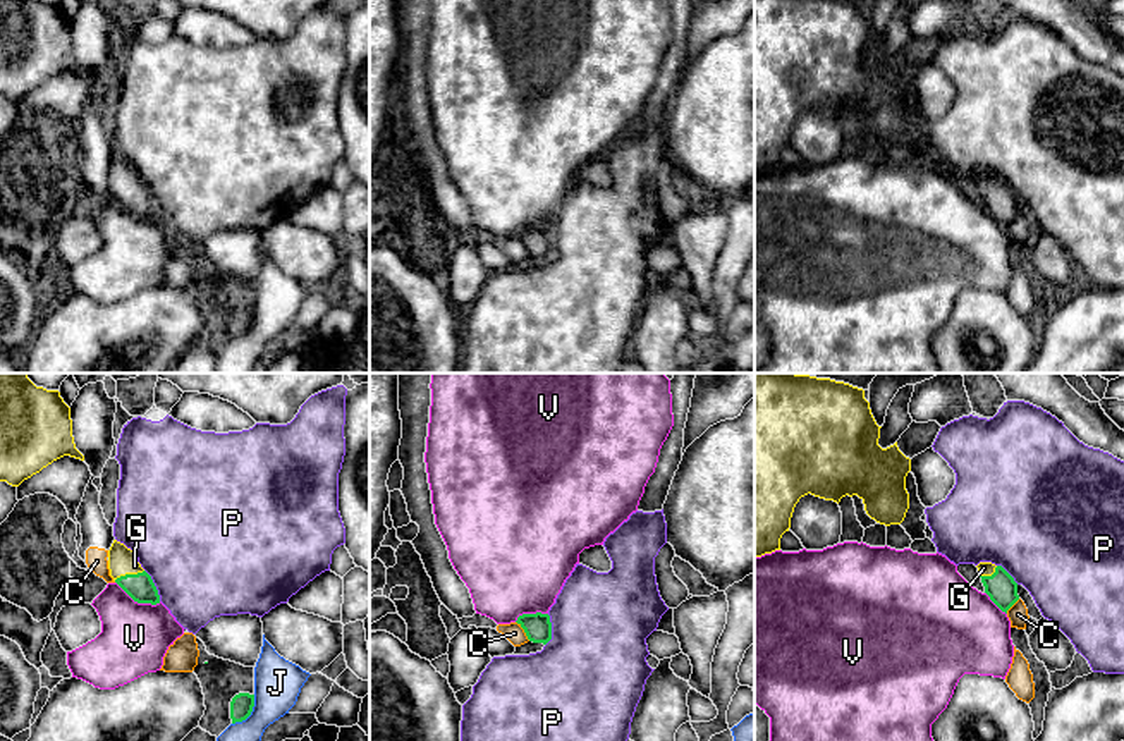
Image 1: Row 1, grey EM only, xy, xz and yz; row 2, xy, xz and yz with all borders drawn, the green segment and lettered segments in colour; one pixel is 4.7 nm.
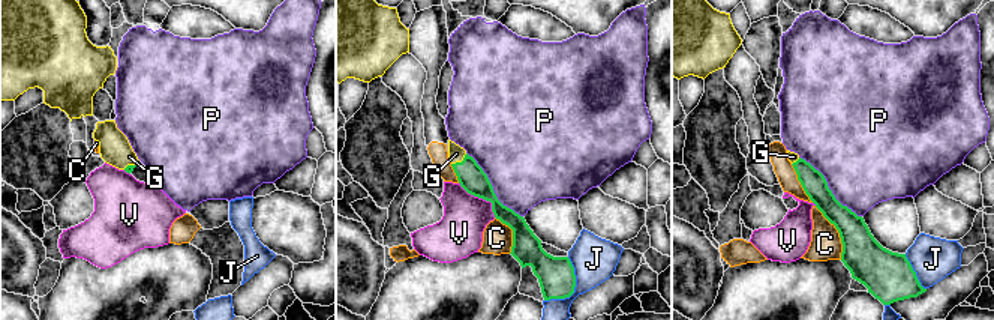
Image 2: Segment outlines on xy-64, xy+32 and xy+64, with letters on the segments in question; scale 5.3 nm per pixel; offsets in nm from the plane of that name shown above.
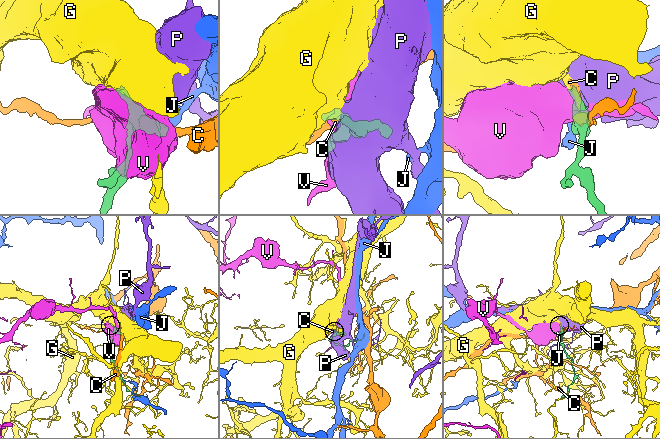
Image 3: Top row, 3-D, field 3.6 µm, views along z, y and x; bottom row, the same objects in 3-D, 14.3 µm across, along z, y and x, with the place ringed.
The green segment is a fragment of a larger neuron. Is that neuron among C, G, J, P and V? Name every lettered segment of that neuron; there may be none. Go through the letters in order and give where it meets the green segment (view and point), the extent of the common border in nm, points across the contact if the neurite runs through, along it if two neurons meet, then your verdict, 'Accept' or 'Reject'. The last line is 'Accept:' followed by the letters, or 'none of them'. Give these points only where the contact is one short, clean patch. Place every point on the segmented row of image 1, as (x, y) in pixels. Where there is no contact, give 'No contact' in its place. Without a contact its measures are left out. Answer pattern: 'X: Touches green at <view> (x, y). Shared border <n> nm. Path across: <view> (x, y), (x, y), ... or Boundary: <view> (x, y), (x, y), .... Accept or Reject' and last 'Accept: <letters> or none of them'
C: Touches green at xz (525, 631). Shared border 120 nm. Reject
G: Touches green at xy (128, 575). Shared border 150 nm. Path across: xy (140, 587), (128, 575), (122, 561). Accept
J: Touches green at xy (250, 714). Shared border 180 nm. Boundary: xy (255, 695), (251, 712), (232, 724). Reject
P: Touches green at xy (153, 585). Shared border 170 nm. Reject
V: Touches green at xy (138, 602). Shared border 240 nm. Boundary: xy (116, 581), (138, 602), (160, 602). Reject
Accept: G

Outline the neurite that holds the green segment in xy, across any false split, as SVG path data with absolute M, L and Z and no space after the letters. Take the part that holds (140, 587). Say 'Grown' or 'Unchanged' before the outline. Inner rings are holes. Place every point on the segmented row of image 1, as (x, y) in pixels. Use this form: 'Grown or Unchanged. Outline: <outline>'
Grown. Outline: M113 540L108 550L108 569L113 581L137 603L160 603L151 576L141 567L136 554Z

